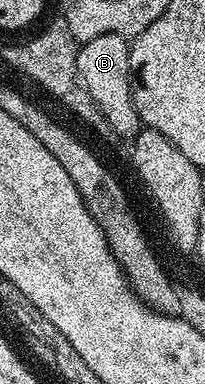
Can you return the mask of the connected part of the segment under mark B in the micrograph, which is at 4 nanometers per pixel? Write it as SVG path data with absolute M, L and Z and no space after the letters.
M106 34L82 43L77 49L77 72L88 99L94 102L98 117L107 121L108 128L119 138L133 140L137 137L141 123L131 91L131 42L121 36Z

